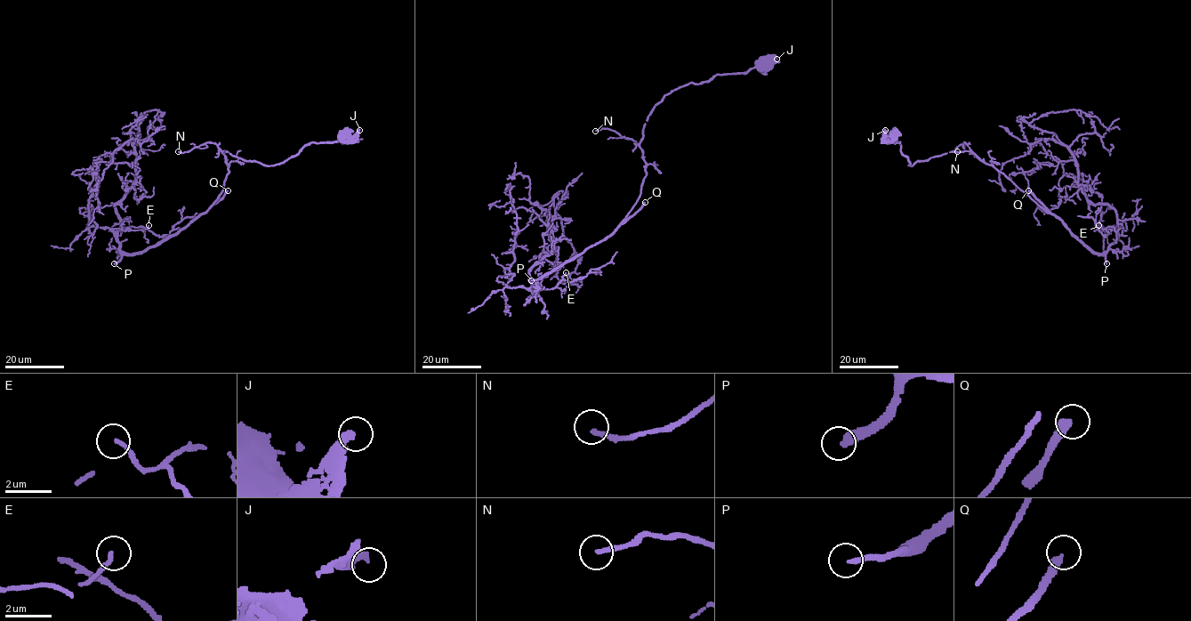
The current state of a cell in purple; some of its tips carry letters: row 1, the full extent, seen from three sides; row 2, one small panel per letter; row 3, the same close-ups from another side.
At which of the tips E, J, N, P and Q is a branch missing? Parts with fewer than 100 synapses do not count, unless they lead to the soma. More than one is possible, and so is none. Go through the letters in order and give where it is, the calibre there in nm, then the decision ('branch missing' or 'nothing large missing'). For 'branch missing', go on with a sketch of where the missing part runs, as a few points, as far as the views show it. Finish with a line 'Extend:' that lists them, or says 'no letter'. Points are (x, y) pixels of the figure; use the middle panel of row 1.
E: (566, 272) | 160 nm | nothing large missing
J: (776, 59) | 260 nm | nothing large missing
N: (595, 131) | 200 nm | nothing large missing
P: (531, 280) | 280 nm | branch missing | (531, 280), (507, 278), (480, 289), (488, 278), (483, 266), (502, 235), (498, 216), (511, 189), (505, 183)
Q: (645, 202) | 320 nm | branch missing
Extend: P, Q

